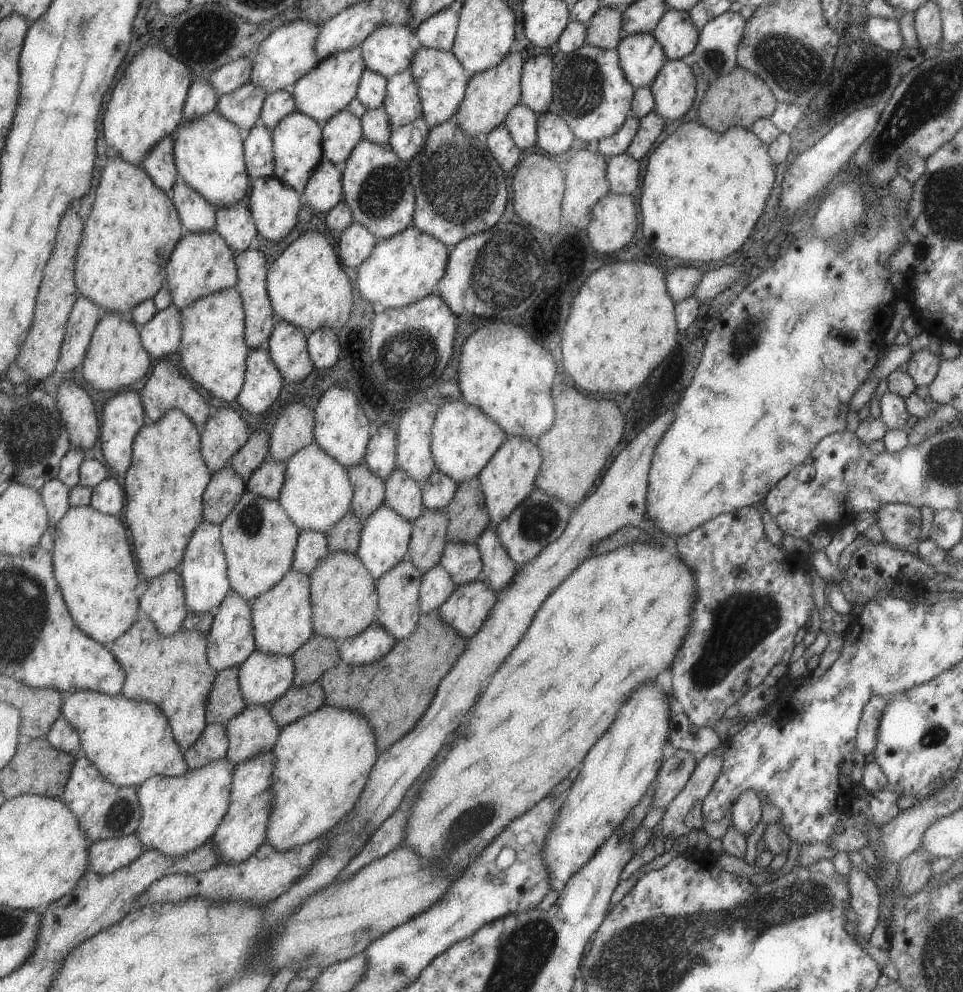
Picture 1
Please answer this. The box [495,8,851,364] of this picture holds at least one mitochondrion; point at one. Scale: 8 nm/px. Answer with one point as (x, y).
(791, 63)

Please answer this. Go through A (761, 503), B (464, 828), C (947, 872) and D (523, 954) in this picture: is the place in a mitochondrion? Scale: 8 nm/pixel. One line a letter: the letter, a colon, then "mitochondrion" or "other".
A: other
B: mitochondrion
C: other
D: mitochondrion

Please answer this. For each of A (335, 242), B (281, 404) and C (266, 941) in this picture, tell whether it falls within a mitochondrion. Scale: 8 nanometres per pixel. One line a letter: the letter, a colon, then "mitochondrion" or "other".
A: other
B: other
C: other

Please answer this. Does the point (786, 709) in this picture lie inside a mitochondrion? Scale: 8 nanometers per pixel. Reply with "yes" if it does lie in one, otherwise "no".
no

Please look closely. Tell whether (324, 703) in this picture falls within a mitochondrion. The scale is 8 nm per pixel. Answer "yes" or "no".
no

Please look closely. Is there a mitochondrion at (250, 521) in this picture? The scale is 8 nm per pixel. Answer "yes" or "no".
yes

